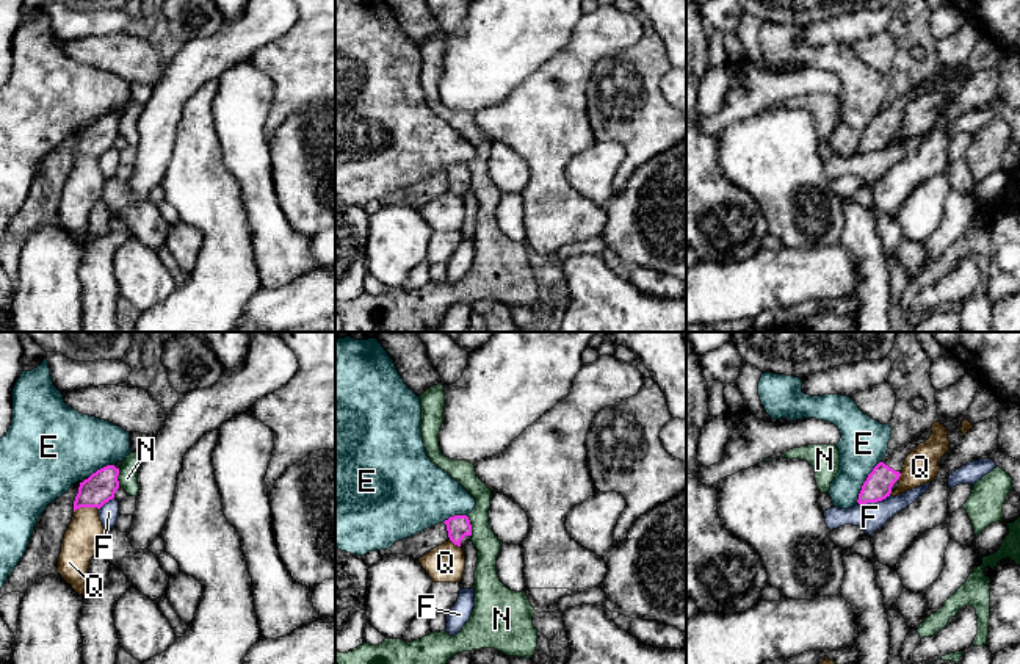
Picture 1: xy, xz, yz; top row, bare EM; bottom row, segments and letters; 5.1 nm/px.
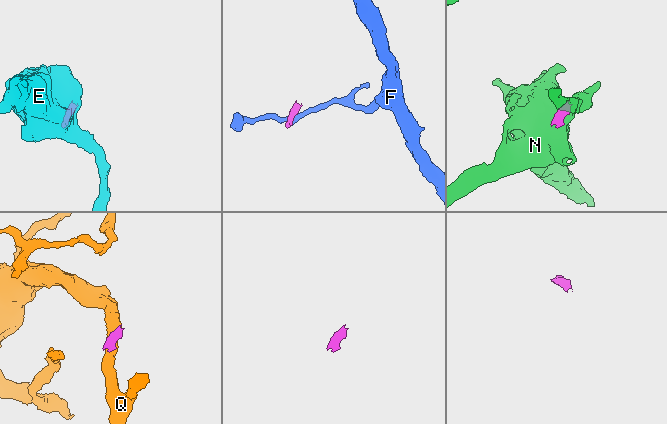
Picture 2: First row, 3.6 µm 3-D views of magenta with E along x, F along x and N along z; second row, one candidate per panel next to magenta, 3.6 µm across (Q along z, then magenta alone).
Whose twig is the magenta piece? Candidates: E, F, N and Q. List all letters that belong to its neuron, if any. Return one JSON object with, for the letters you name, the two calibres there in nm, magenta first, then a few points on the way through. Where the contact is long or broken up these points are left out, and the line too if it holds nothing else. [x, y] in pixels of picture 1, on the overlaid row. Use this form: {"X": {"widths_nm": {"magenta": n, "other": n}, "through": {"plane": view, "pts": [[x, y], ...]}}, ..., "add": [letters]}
{"add": []}

